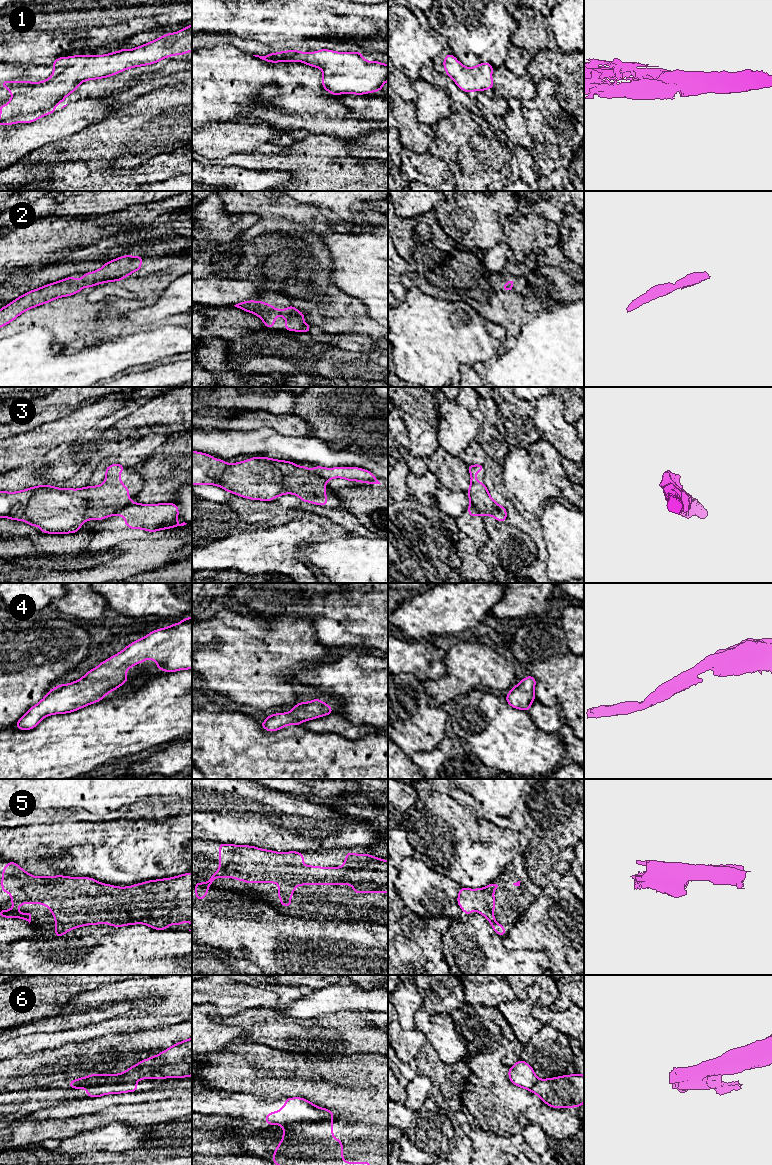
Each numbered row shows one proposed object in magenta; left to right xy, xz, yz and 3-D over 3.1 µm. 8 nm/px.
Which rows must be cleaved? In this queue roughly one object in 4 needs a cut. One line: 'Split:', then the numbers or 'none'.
Split: 3, 6

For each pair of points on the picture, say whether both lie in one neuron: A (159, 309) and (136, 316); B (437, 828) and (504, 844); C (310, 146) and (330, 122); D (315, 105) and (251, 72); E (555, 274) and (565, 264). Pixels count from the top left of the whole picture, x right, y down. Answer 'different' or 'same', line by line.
A: same
B: same
C: different
D: same
E: different

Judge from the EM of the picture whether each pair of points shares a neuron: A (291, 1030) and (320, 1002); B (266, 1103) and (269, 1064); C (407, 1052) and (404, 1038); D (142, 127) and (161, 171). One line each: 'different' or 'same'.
A: different
B: different
C: same
D: different

